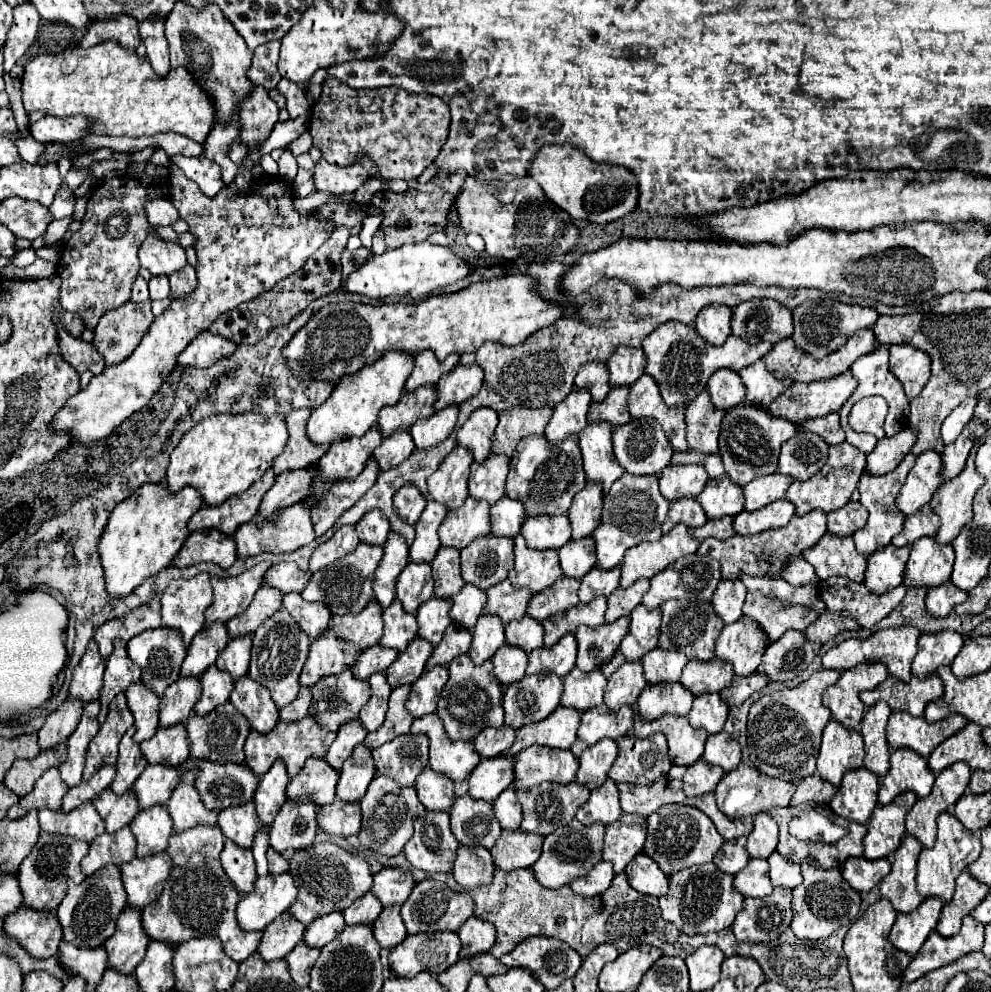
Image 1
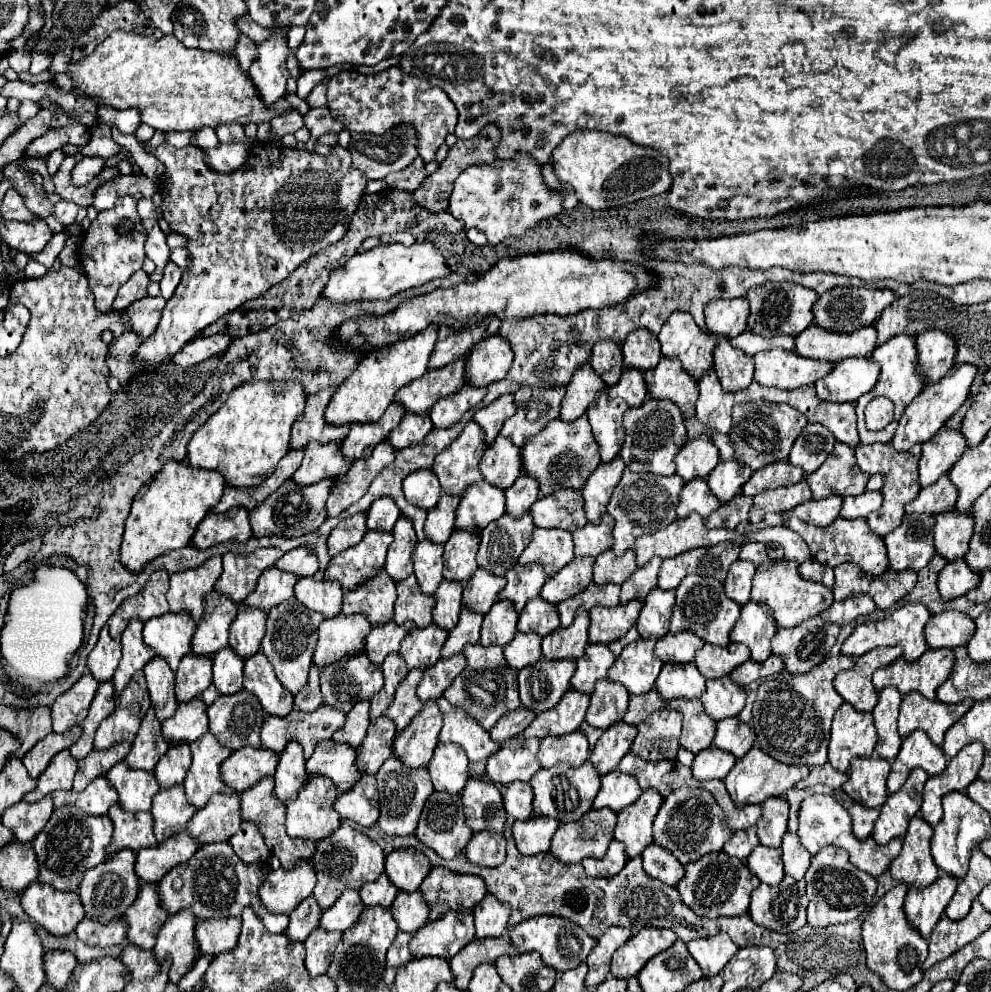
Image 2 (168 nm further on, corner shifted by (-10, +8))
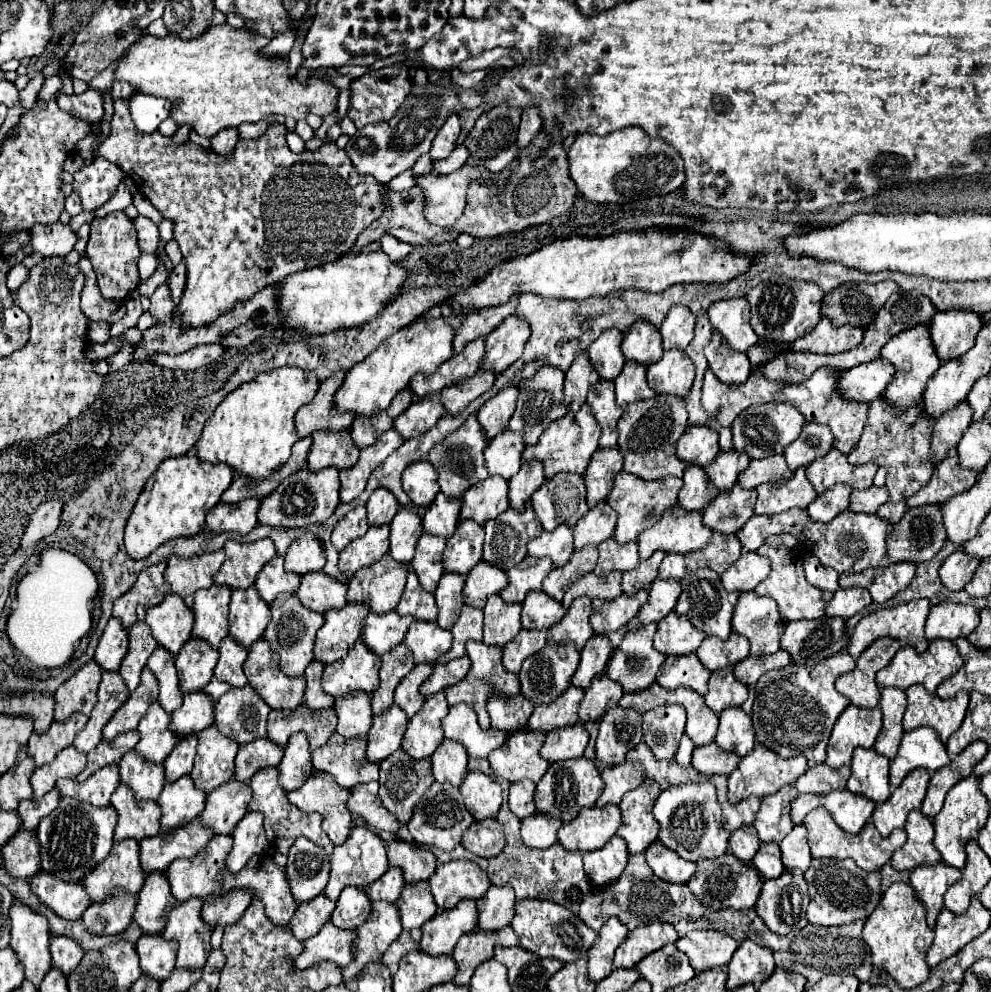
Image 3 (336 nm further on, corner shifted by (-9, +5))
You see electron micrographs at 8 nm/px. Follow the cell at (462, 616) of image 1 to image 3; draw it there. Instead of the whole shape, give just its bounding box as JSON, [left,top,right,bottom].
[464,561,508,607]

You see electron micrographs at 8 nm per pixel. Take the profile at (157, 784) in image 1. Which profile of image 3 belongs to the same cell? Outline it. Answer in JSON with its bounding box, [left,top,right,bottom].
[164,737,198,781]

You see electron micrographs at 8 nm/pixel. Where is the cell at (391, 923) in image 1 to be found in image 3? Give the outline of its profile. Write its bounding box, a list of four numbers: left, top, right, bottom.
[396,881,438,931]

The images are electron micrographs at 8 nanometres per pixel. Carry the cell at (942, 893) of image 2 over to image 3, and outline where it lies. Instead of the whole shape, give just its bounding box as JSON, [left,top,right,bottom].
[910,863,962,929]

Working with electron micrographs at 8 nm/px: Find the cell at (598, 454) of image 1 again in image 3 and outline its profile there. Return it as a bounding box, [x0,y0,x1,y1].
[586,381,624,447]

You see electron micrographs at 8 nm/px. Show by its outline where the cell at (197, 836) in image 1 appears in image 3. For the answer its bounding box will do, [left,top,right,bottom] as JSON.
[202,779,250,835]

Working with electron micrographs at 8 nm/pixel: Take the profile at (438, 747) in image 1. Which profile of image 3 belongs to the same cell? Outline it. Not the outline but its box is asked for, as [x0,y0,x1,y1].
[442,705,508,757]

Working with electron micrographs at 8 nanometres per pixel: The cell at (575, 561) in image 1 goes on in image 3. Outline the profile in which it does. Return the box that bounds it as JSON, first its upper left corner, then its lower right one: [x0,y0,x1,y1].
[574,503,616,549]

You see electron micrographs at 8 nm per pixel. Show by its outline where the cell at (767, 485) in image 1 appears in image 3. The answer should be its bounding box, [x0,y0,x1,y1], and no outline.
[738,455,792,489]

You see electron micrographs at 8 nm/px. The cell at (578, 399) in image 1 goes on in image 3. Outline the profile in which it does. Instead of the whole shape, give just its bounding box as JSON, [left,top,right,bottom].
[564,353,600,411]

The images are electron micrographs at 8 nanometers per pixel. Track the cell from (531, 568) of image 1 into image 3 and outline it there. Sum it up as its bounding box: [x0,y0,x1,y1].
[528,525,574,567]

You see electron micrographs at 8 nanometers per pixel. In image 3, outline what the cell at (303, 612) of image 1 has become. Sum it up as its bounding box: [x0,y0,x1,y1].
[298,571,348,613]

